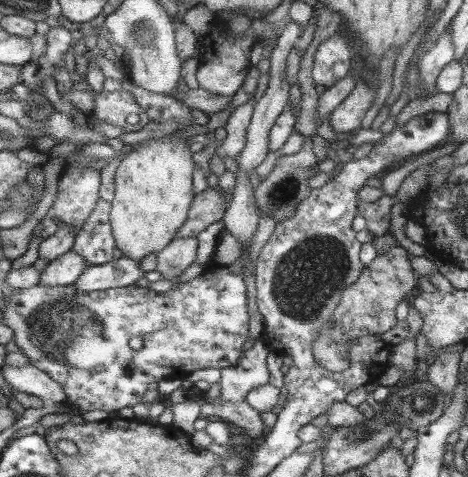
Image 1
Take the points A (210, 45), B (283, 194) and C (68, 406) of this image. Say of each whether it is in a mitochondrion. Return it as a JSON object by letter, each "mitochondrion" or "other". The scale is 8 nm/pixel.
{"A":"other","B":"mitochondrion","C":"other"}

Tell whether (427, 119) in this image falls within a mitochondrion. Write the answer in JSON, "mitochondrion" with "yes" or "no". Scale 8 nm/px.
{"mitochondrion":"no"}

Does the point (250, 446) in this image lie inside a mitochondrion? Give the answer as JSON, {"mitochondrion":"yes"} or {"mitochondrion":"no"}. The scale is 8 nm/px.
{"mitochondrion":"no"}

